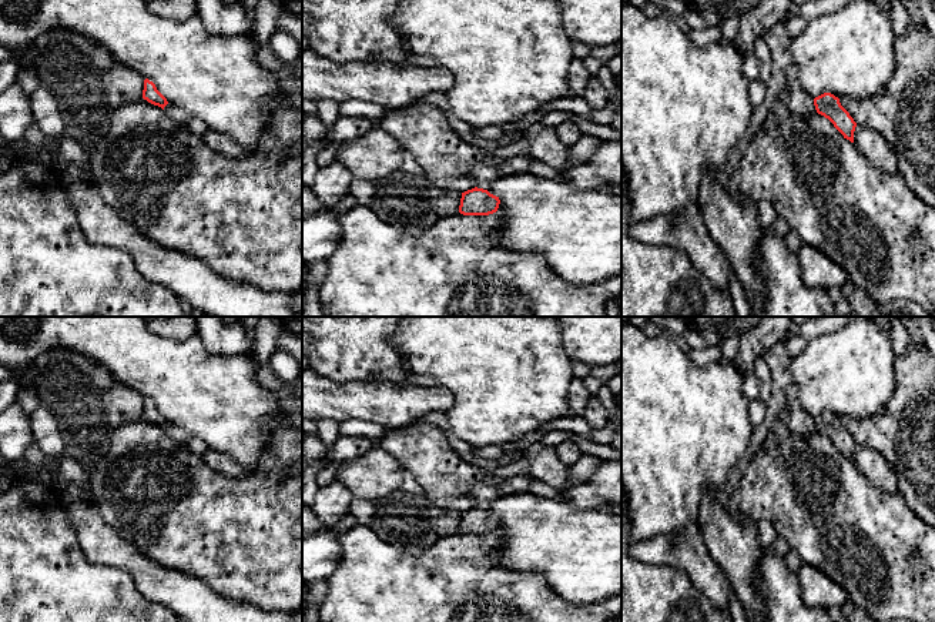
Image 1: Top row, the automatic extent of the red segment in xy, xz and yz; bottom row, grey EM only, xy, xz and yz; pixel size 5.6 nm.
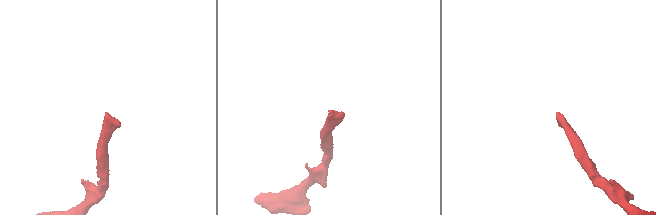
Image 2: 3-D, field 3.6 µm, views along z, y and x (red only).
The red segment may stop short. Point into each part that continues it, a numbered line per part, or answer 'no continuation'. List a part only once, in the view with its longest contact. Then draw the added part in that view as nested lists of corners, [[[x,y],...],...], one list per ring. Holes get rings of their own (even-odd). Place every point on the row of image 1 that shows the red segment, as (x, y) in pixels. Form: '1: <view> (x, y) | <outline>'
1: xz (483, 174) | [[[523,156],[499,163],[479,163],[472,168],[469,178],[477,188],[487,190],[502,175],[515,175],[527,171],[532,160]]]

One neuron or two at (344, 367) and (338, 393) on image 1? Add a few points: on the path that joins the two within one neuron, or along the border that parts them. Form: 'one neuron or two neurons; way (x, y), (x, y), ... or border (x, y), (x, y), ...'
two neurons; border (317, 373), (337, 381), (375, 383)

